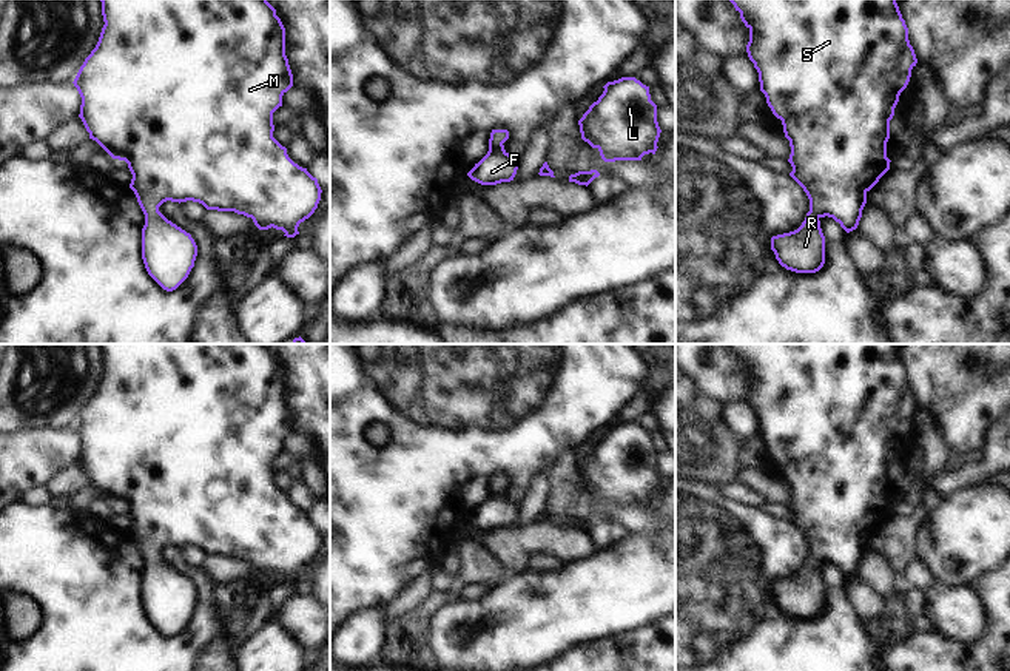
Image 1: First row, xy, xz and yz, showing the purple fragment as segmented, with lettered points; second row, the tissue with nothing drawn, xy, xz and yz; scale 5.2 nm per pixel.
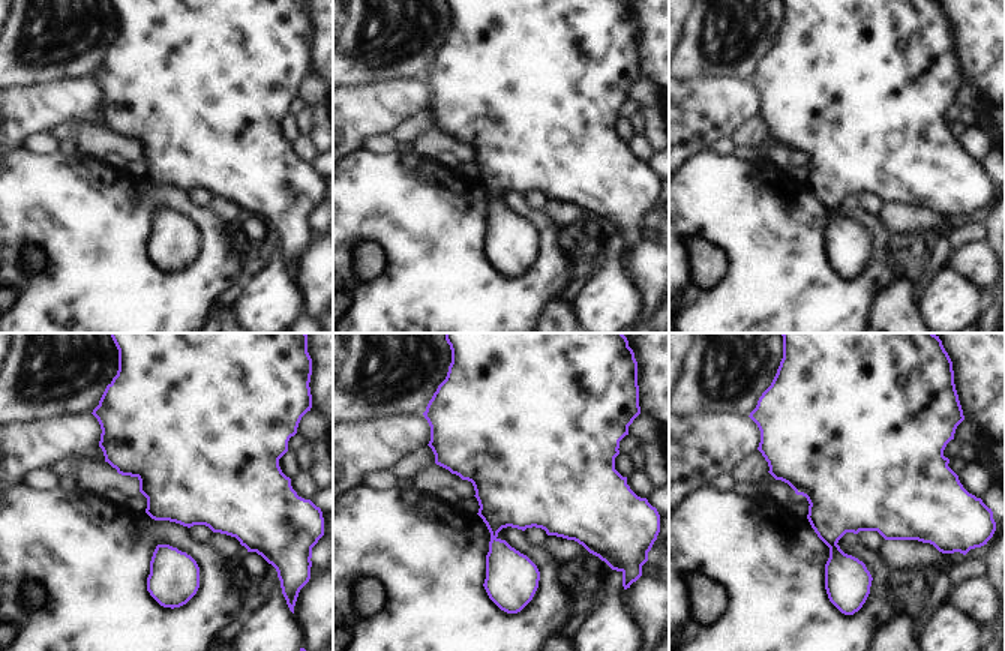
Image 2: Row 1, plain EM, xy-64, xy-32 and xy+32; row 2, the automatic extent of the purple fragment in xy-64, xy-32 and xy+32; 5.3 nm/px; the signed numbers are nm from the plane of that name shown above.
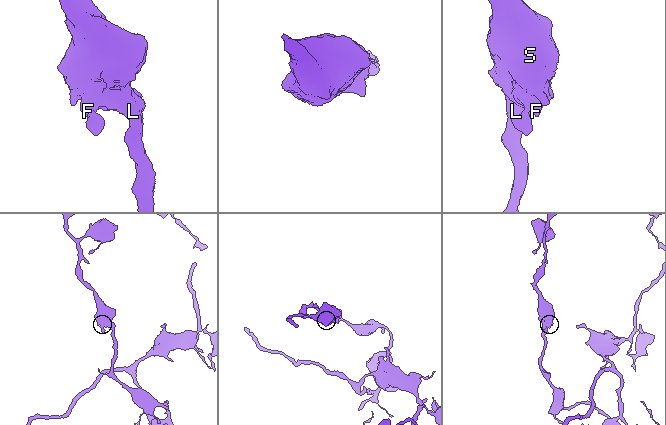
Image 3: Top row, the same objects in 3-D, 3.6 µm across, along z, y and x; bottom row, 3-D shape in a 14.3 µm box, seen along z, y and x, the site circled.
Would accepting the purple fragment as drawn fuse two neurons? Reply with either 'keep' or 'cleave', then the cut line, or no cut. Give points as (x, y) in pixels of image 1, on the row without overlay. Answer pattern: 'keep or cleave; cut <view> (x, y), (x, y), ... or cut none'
keep; cut none

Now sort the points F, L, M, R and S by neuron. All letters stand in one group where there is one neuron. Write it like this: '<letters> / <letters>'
F L M R S

